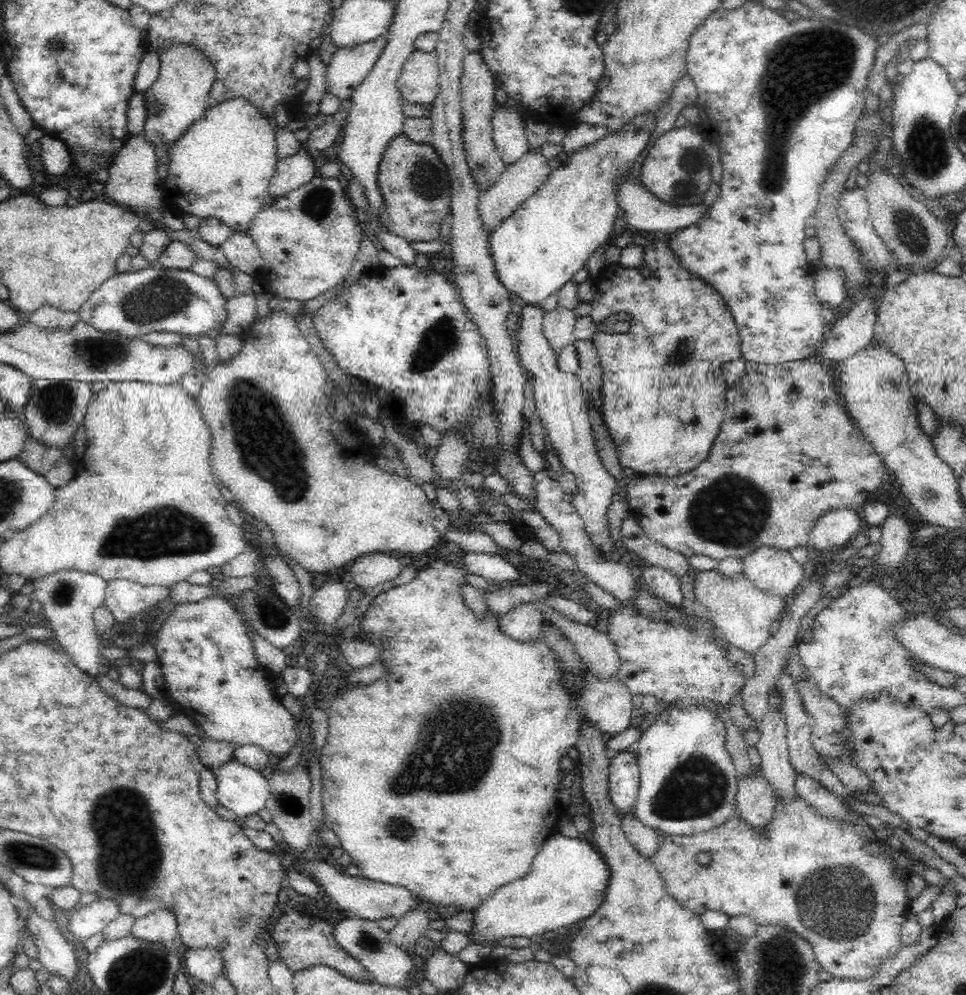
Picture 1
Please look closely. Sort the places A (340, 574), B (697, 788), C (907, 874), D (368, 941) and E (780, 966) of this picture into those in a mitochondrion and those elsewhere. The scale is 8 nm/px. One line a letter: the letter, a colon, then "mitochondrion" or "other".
A: other
B: mitochondrion
C: other
D: mitochondrion
E: mitochondrion

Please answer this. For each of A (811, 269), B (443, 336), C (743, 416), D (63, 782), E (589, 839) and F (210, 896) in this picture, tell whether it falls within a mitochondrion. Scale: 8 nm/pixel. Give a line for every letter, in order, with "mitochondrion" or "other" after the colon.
A: other
B: mitochondrion
C: other
D: other
E: other
F: other

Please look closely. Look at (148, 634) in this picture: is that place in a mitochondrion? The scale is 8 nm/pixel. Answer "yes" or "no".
no

